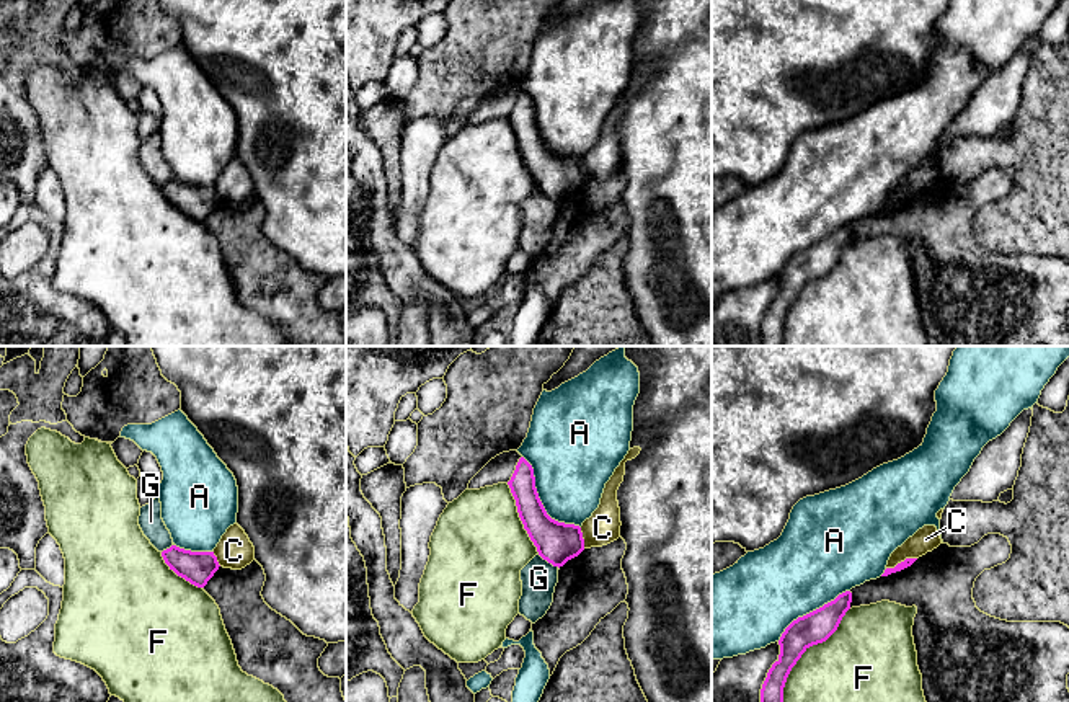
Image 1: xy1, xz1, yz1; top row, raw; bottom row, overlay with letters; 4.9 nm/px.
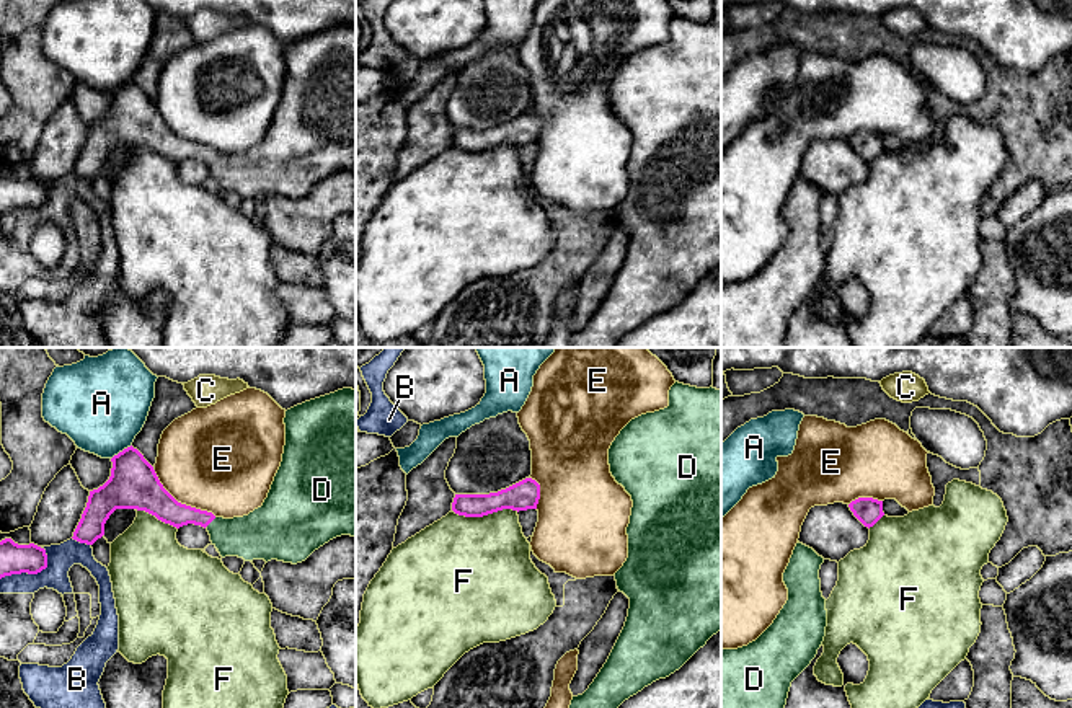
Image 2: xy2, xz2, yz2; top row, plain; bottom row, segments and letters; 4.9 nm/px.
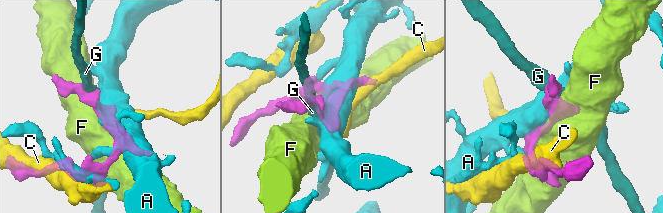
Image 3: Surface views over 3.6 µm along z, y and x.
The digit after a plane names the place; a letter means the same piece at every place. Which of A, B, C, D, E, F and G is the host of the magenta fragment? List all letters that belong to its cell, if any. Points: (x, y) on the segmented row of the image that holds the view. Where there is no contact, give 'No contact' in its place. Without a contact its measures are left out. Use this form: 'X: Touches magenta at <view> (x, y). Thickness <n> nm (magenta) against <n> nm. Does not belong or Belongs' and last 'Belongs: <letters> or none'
A: Touches magenta at xz1 (541, 502). Thickness 200 nm (magenta) against 380 nm. Does not belong
B: Touches magenta at xy2 (31, 573). Thickness 150 nm (magenta) against 140 nm. Does not belong
C: Touches magenta at yz1 (901, 562). Thickness 50 nm (magenta) against 120 nm. Does not belong
D: Touches magenta at xy2 (209, 522). Thickness 140 nm (magenta) against 240 nm. Belongs
E: Touches magenta at xy2 (180, 503). Thickness 240 nm (magenta) against 480 nm. Does not belong
F: Touches magenta at yz1 (805, 650). Thickness 160 nm (magenta) against 360 nm. Does not belong
G: Touches magenta at xz1 (549, 562). Thickness 200 nm (magenta) against 180 nm. Does not belong
Belongs: D

